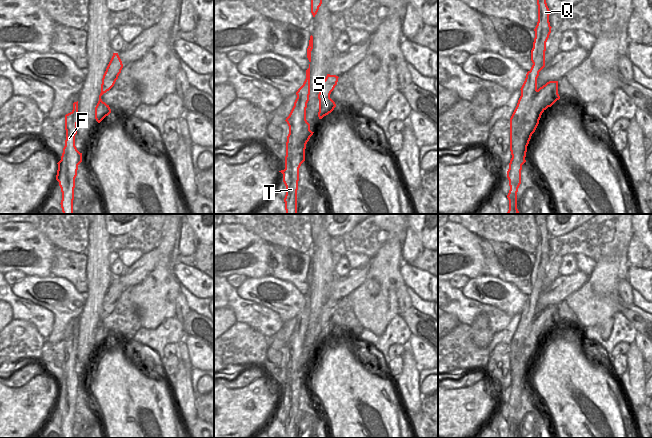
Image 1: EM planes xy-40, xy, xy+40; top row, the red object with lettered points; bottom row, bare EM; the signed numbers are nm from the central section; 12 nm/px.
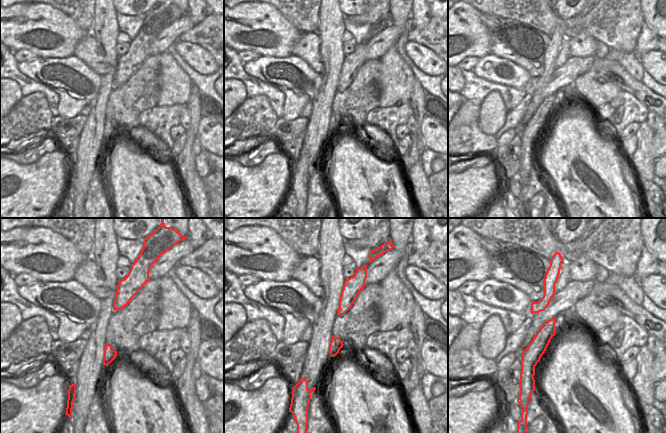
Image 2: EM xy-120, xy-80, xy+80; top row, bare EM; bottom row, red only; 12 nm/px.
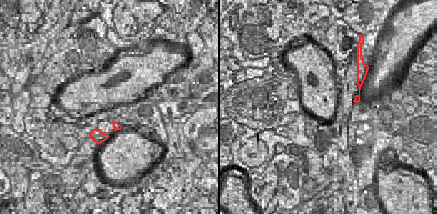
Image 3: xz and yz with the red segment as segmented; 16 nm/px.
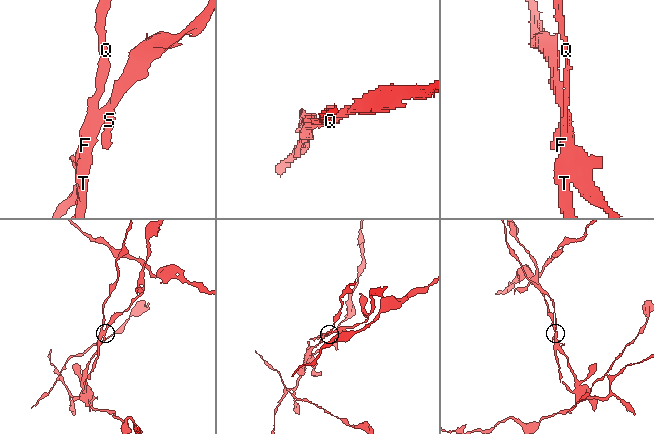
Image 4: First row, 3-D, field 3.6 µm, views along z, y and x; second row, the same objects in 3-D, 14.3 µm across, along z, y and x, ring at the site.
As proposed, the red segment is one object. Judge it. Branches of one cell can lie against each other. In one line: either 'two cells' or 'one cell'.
two cells

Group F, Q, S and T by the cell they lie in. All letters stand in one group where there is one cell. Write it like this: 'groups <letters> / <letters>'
groups F Q T / S

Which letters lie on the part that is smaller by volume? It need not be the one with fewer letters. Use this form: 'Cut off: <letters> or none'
Cut off: F, Q, T

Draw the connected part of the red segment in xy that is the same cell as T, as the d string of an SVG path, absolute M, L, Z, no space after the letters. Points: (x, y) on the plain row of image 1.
M310 288L306 294L306 303L296 316L294 330L286 342L289 358L286 366L285 393L281 394L286 410L284 422L286 438L297 438L297 414L299 392L305 385L307 365L303 362L303 346L306 340L307 327L310 319Z

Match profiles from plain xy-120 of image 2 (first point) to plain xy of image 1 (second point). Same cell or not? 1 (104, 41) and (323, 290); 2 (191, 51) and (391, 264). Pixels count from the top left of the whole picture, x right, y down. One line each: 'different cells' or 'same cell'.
1: same cell
2: different cells

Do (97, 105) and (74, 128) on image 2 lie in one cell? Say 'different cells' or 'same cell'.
different cells

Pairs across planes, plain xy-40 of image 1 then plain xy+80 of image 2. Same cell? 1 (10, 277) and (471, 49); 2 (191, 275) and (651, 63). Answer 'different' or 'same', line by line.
1: different
2: same

